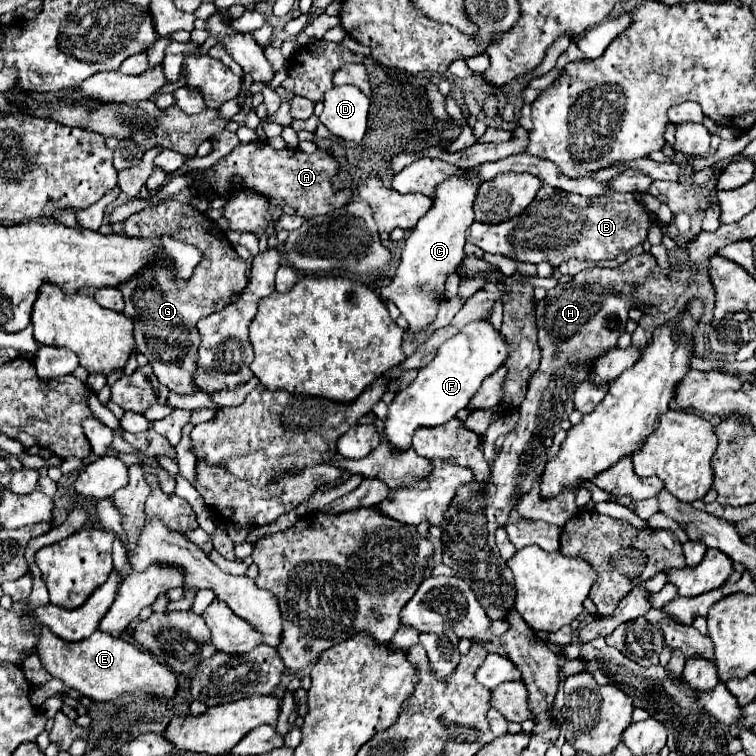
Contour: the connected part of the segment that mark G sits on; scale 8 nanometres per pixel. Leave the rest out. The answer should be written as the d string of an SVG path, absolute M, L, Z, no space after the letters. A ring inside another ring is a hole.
M167 201L165 205L147 207L141 213L131 215L123 227L129 237L157 237L167 233L203 251L203 261L197 265L191 281L187 281L187 289L175 289L175 281L171 281L171 269L163 269L163 265L155 265L155 269L139 273L135 281L127 281L127 285L121 289L125 301L123 313L135 319L137 351L149 357L149 365L153 367L159 383L163 383L173 393L191 395L197 391L193 373L197 369L197 349L201 343L197 321L205 315L225 309L231 297L247 285L247 265L235 253L221 227L187 203Z

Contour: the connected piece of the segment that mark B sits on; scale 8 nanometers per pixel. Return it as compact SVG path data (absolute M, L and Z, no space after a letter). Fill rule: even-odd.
M543 185L533 203L521 215L497 225L475 221L467 229L467 241L477 245L481 251L501 253L515 261L535 265L549 261L559 267L571 257L589 261L615 259L619 253L641 245L647 239L647 231L649 217L643 205L635 201L633 193L611 191L599 197L583 197Z

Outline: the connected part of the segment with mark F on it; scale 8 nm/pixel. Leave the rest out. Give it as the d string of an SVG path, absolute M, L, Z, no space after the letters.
M487 319L469 323L461 333L445 341L435 359L427 367L419 369L417 379L409 387L397 391L393 403L389 405L383 433L387 443L391 445L391 451L407 451L411 447L411 437L417 427L437 427L453 419L457 411L467 407L469 399L477 393L483 379L495 373L505 359L507 343Z

